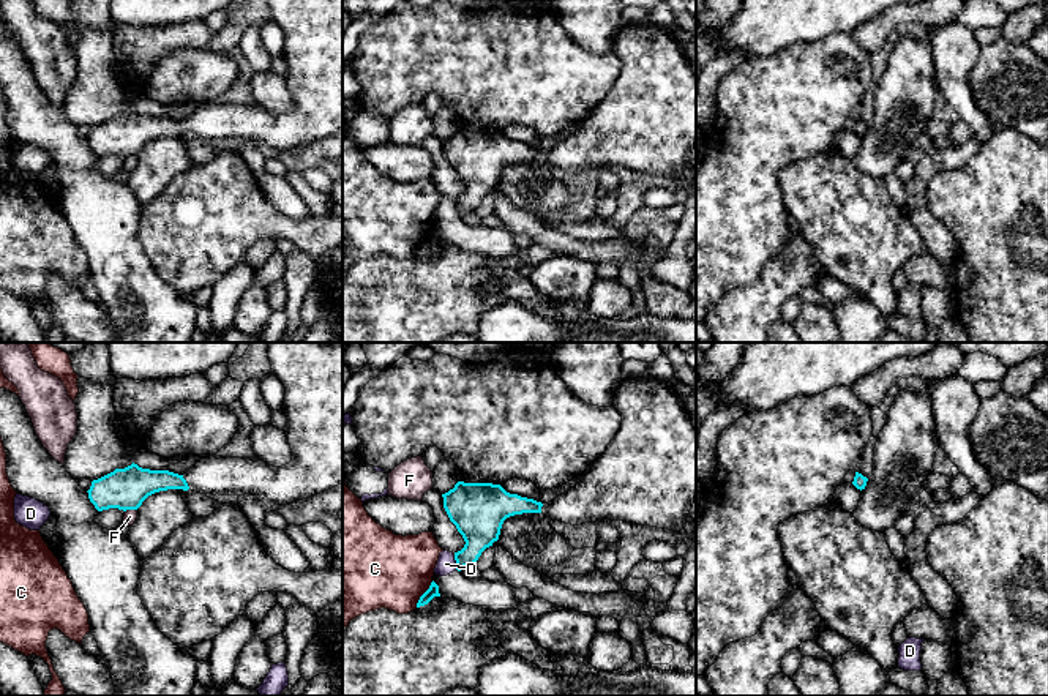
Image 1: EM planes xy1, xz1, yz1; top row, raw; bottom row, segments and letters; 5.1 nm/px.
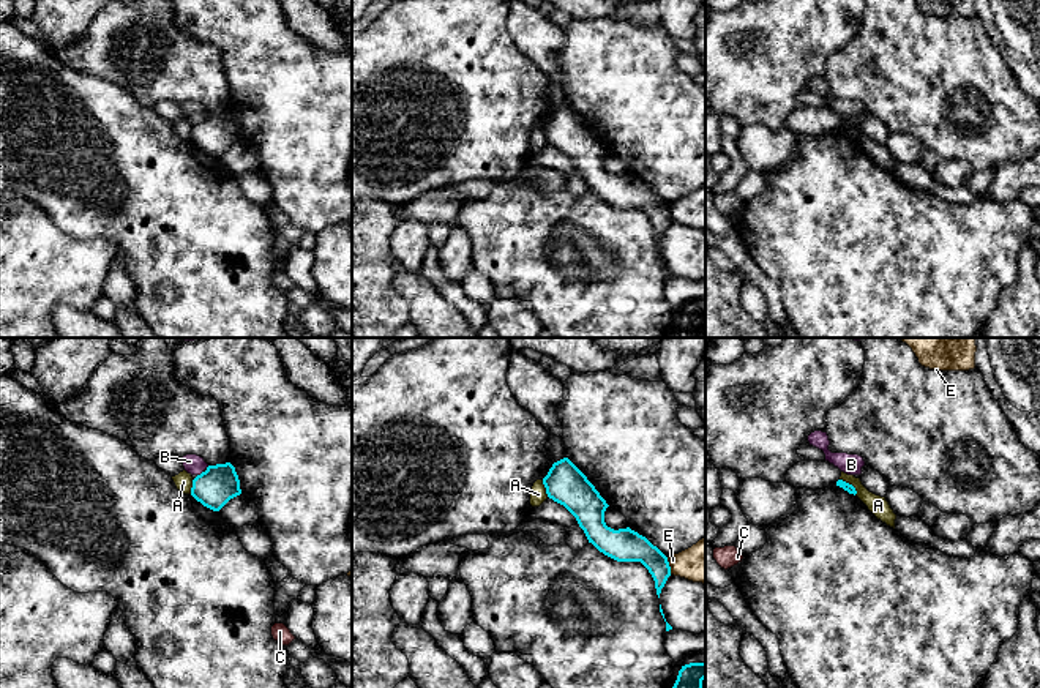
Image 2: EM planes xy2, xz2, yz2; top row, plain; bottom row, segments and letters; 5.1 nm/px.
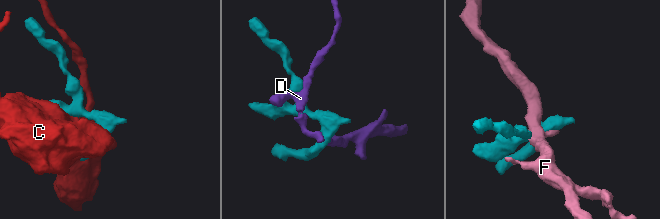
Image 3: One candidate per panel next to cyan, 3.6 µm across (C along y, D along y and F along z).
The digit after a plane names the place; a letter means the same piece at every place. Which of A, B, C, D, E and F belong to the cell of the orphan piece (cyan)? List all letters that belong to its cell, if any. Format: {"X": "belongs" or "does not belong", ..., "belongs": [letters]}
{"A": "does not belong", "B": "does not belong", "C": "does not belong", "D": "does not belong", "E": "does not belong", "F": "does not belong", "belongs": []}

